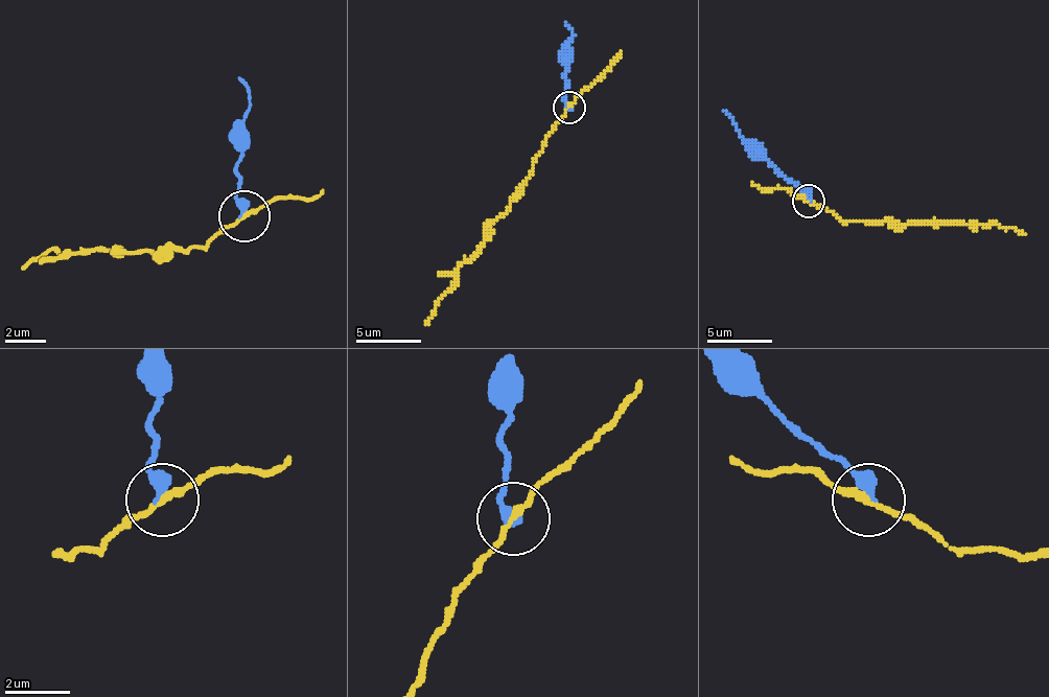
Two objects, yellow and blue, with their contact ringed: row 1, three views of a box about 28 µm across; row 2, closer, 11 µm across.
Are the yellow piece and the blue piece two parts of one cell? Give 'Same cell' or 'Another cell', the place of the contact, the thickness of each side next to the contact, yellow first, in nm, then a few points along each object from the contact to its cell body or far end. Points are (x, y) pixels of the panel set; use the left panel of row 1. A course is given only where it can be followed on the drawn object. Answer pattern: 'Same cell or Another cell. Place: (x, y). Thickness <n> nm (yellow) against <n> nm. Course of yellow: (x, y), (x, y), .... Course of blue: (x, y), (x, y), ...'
Another cell. Place: (243, 216). Thickness 190 nm (yellow) against 400 nm. Course of yellow: (242, 217), (207, 248), (45, 253), (20, 268). Course of blue: (242, 212), (237, 157), (248, 111), (237, 75)

